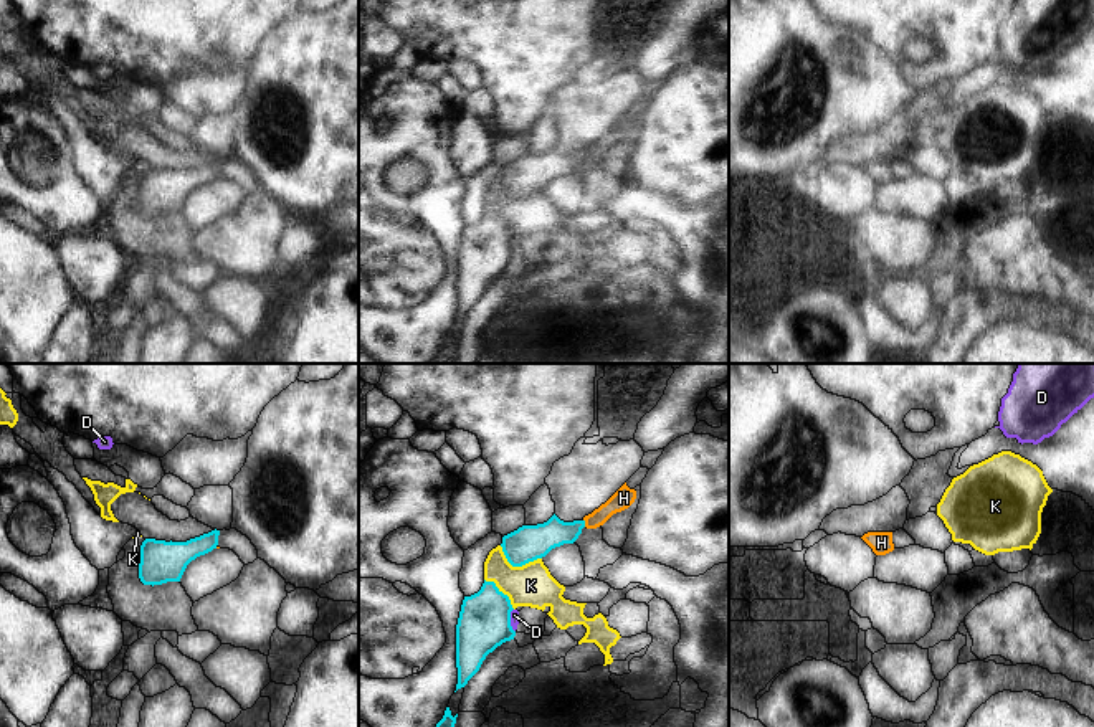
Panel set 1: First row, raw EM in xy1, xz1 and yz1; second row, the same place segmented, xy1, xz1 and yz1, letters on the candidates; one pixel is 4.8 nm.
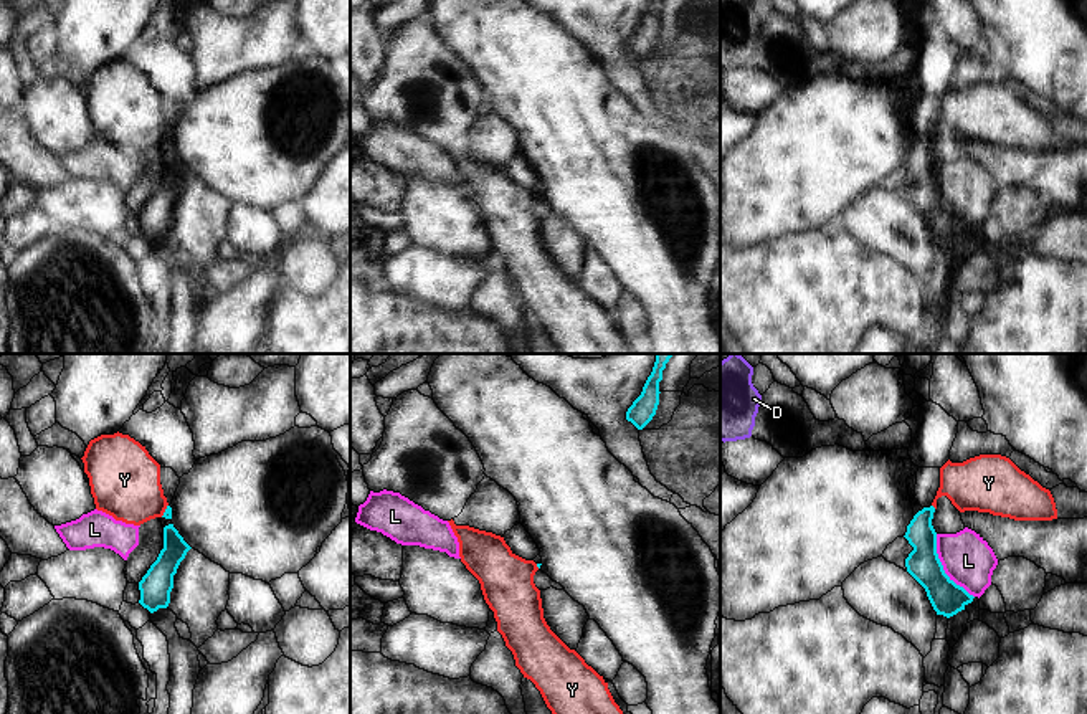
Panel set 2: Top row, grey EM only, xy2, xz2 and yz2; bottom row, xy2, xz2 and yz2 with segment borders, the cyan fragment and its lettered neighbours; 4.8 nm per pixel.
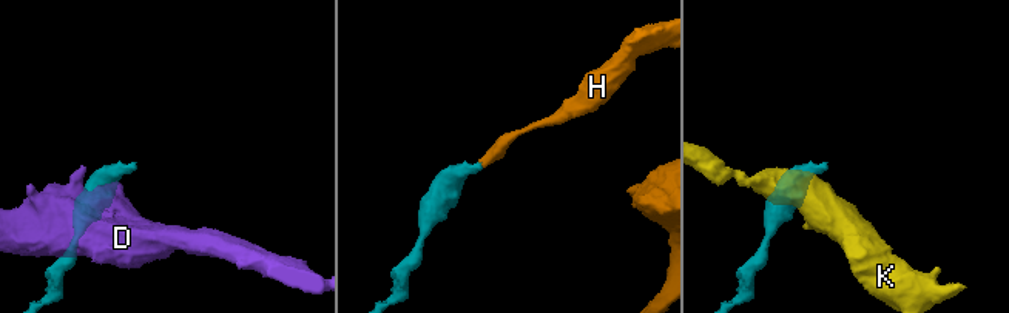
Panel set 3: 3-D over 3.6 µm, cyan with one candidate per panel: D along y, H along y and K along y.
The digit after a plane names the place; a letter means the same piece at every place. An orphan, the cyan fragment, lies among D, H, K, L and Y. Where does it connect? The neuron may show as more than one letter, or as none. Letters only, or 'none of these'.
H

